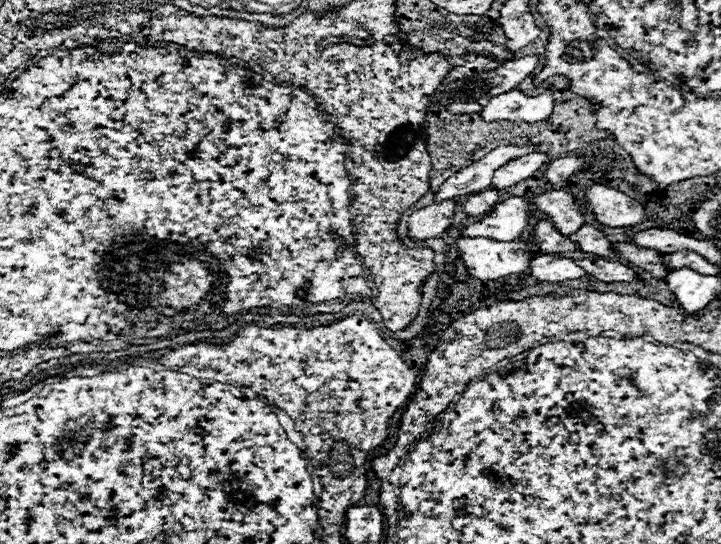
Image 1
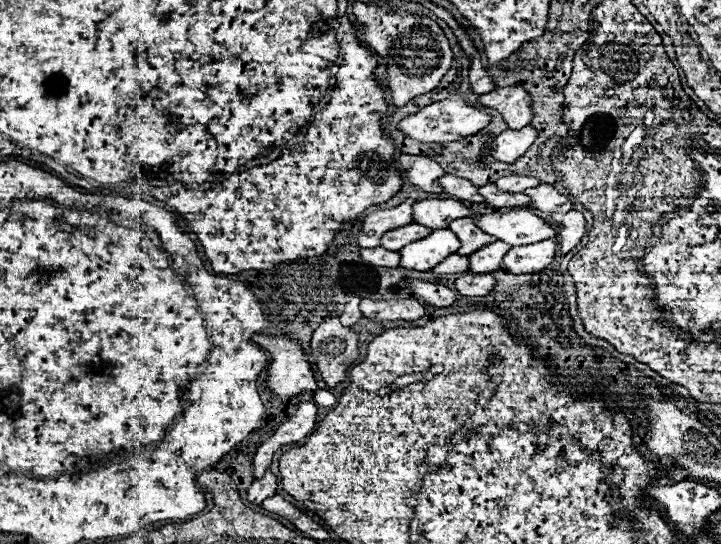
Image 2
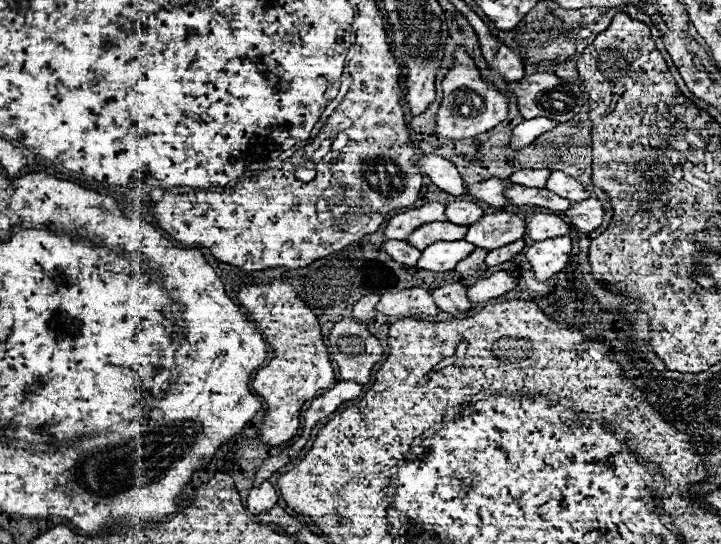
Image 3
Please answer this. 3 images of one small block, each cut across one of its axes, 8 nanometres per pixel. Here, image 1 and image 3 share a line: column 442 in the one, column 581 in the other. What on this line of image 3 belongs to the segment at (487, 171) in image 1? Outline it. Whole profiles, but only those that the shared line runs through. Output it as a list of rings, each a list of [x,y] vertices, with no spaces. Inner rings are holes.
[[[554,170],[550,174],[546,188],[552,190],[552,192],[556,192],[558,196],[566,196],[572,202],[580,202],[580,200],[584,200],[584,198],[590,196],[590,192],[574,176],[568,176],[568,174],[560,172],[560,170]]]

